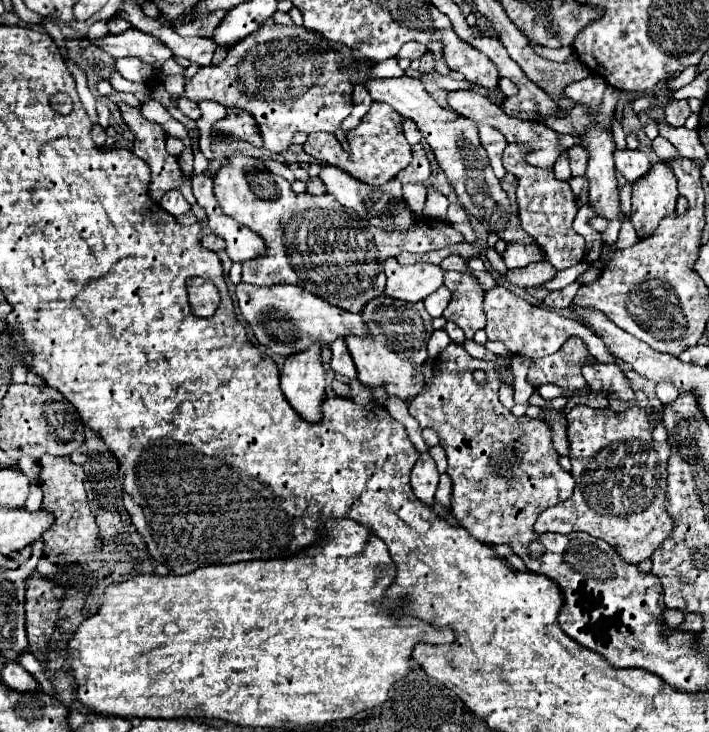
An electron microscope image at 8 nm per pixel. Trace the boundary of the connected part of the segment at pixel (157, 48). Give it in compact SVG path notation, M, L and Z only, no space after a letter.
M128 28L122 34L108 32L98 42L98 48L108 52L112 58L138 56L154 68L160 68L168 58L172 58L172 52L166 44L160 44L152 34L144 34L134 28Z

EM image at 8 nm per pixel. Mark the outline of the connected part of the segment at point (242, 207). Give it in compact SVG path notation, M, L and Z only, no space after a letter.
M242 154L230 156L228 164L220 168L214 180L214 196L226 216L248 226L252 232L256 232L264 240L264 246L266 246L264 254L258 254L254 260L242 264L242 282L256 284L256 286L296 284L348 312L364 310L364 306L372 298L384 292L384 262L388 258L398 256L402 250L424 254L424 252L444 248L450 244L458 244L464 240L462 234L456 232L448 222L430 220L430 218L422 218L420 226L408 232L398 232L398 230L386 232L386 230L376 230L372 226L364 230L364 222L354 216L354 210L340 206L340 202L336 202L336 198L332 198L330 194L324 194L324 196L294 194L290 190L288 180L268 172L260 160L248 158Z

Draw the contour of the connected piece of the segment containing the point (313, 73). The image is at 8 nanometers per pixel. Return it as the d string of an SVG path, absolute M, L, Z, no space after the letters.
M264 26L252 32L244 42L238 42L228 50L228 56L218 66L200 68L198 74L186 82L186 96L194 102L198 100L214 100L222 106L236 106L248 110L260 130L262 148L274 154L282 154L290 148L290 140L296 132L334 132L340 122L352 110L352 82L348 82L348 70L340 70L336 66L336 58L352 58L346 52L326 50L320 44L320 34L306 30L304 26Z

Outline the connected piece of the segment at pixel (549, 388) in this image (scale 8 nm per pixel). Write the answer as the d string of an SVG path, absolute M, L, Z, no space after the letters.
M546 384L542 385L539 388L537 388L540 395L547 400L552 400L559 396L566 396L566 394L571 394L571 396L574 395L573 392L567 392L559 388L558 386L554 384Z

